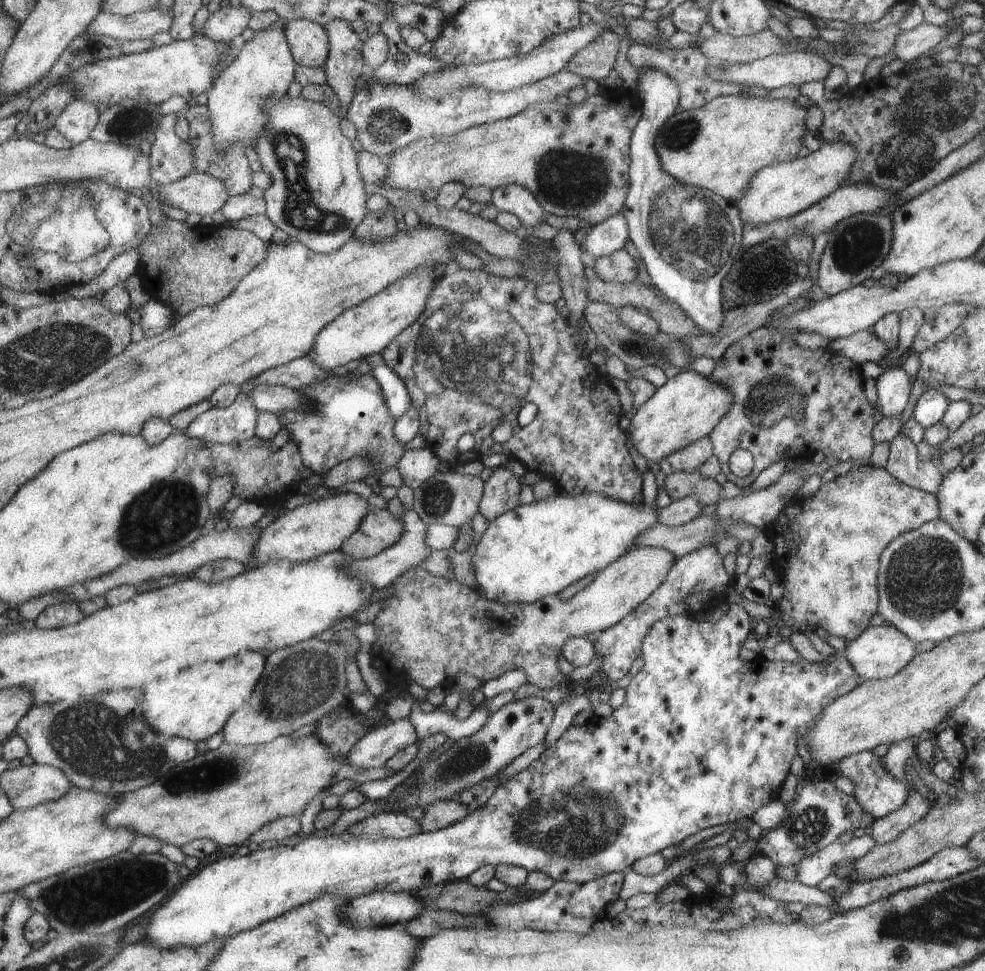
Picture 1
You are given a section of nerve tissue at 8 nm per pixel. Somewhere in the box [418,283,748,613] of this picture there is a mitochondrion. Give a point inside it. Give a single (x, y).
(635, 348)

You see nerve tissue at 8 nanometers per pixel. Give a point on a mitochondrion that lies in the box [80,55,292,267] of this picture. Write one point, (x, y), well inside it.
(131, 122)

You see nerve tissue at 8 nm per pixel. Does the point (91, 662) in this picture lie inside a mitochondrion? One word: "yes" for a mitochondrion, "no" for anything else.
no

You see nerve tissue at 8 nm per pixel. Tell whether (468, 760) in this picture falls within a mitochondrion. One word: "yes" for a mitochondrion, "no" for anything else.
yes

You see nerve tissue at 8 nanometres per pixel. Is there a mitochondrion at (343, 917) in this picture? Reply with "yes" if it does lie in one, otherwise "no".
no

